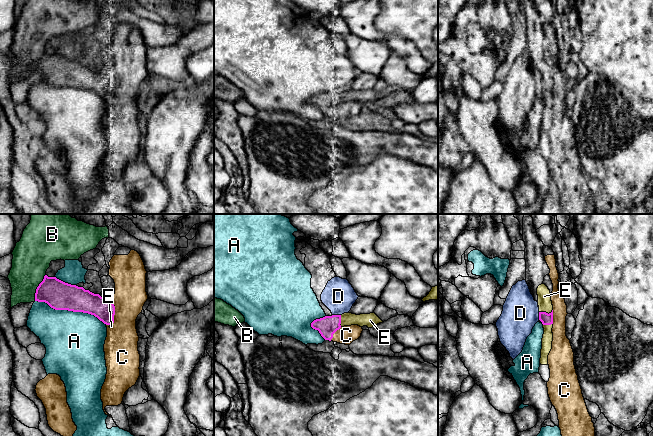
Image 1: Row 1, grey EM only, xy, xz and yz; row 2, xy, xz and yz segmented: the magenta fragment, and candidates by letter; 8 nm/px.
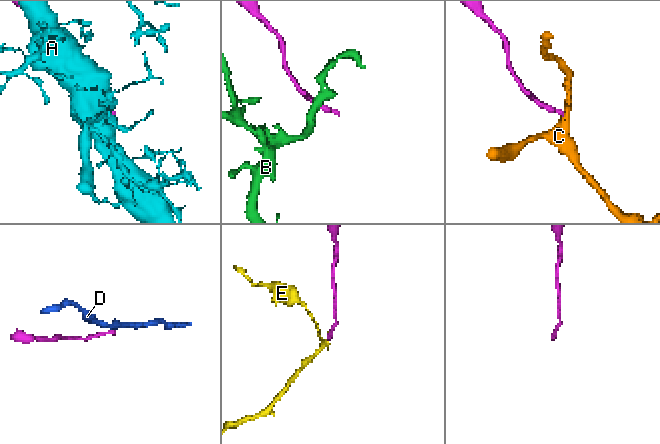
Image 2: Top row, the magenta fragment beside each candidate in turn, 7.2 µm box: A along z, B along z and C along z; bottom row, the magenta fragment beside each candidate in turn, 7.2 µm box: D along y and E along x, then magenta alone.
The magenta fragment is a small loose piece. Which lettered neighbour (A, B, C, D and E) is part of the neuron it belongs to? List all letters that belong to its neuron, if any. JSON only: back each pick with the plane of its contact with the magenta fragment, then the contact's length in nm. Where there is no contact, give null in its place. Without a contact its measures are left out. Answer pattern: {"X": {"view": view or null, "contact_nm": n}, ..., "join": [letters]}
{"E": {"view": "yz", "contact_nm": 110}, "join": ["E"]}

